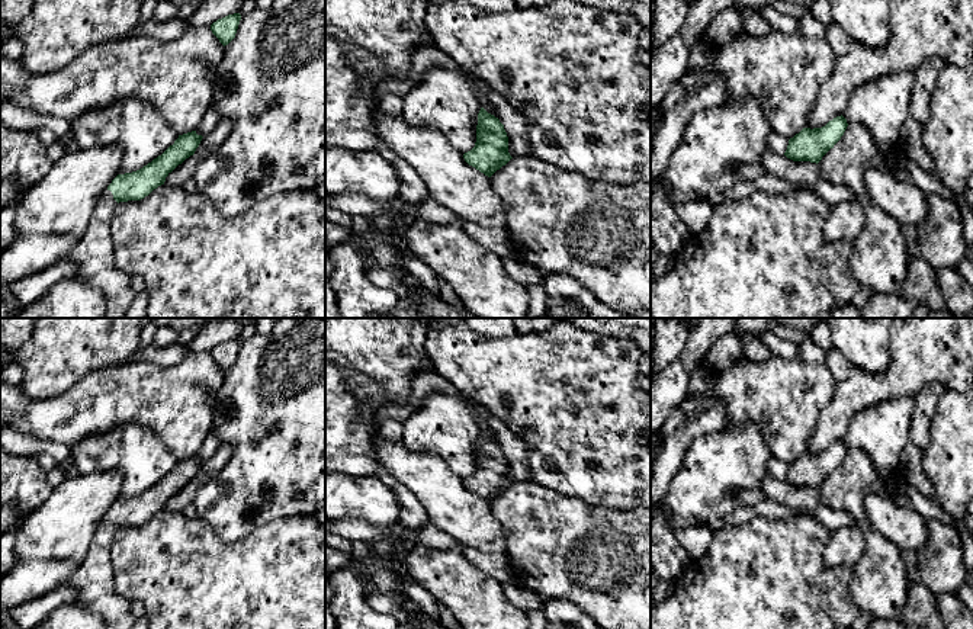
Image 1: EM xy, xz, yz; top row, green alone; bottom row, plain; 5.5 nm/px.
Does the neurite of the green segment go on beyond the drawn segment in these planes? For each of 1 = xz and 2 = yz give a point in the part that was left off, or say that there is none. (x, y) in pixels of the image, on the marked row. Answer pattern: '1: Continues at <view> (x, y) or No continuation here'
1: No continuation here
2: No continuation here

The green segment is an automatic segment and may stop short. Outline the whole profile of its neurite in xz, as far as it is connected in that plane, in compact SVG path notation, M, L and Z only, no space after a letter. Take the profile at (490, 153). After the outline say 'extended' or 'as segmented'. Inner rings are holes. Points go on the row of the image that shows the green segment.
M484 107L478 113L475 147L465 153L463 158L488 177L513 158L508 153L508 137L504 125Z | as segmented

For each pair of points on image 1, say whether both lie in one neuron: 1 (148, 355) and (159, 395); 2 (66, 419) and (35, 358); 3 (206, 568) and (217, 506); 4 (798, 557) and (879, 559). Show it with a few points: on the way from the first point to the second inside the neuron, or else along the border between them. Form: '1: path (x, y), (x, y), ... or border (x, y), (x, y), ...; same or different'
1: border (183, 356), (173, 365), (132, 362); different
2: border (83, 376), (57, 395), (29, 398), (22, 392); different
3: border (198, 516), (224, 539), (237, 541), (246, 536); different
4: border (857, 526), (863, 554), (853, 570), (850, 591); different

